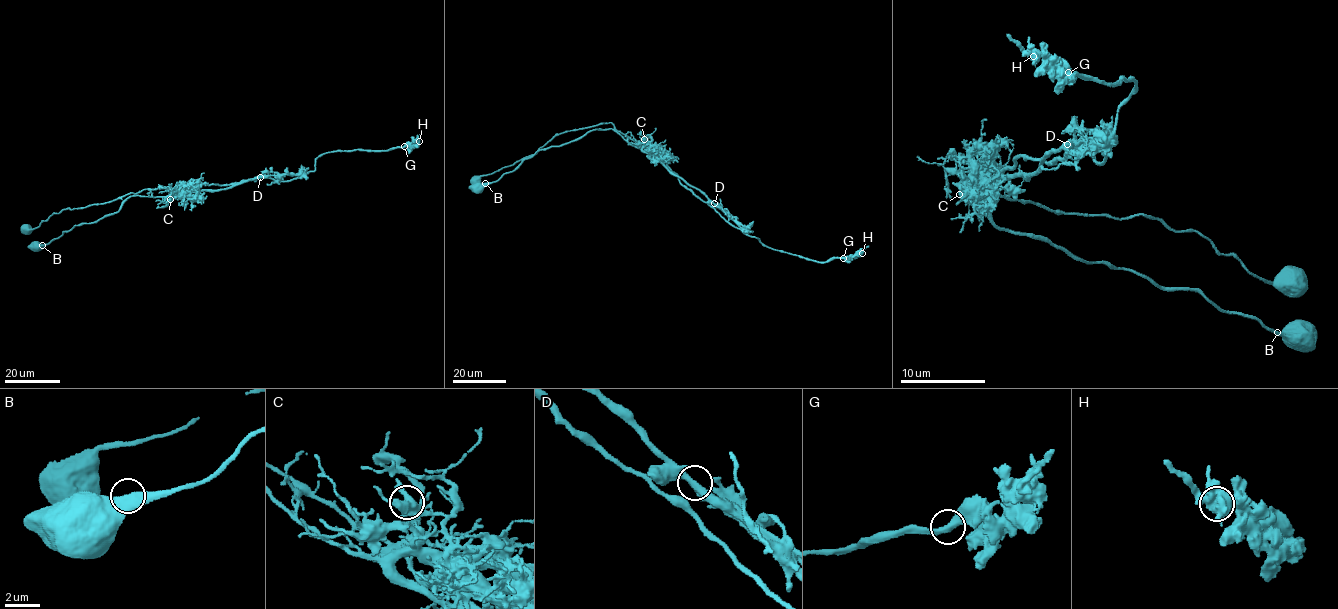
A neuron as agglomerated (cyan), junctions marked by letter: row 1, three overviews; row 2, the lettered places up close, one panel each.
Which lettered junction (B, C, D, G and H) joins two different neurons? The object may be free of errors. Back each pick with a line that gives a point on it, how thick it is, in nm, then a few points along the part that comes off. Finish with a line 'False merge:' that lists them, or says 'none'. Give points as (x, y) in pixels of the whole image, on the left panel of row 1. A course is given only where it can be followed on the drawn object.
D: place (260, 177); calibre 440 nm; course (260, 177), (219, 190), (145, 189), (110, 201), (53, 213), (38, 227), (24, 229)
False merge: D

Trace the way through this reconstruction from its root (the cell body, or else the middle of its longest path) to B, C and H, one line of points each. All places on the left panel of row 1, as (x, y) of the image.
B: (26, 229), (38, 227), (64, 209), (135, 194), (117, 212), (75, 225), (42, 245)
C: (26, 229), (38, 227), (43, 221), (64, 209), (105, 203), (144, 189), (167, 188), (172, 193), (170, 199)
H: (26, 229), (64, 209), (144, 189), (223, 190), (313, 171), (327, 152), (390, 150), (419, 141)

